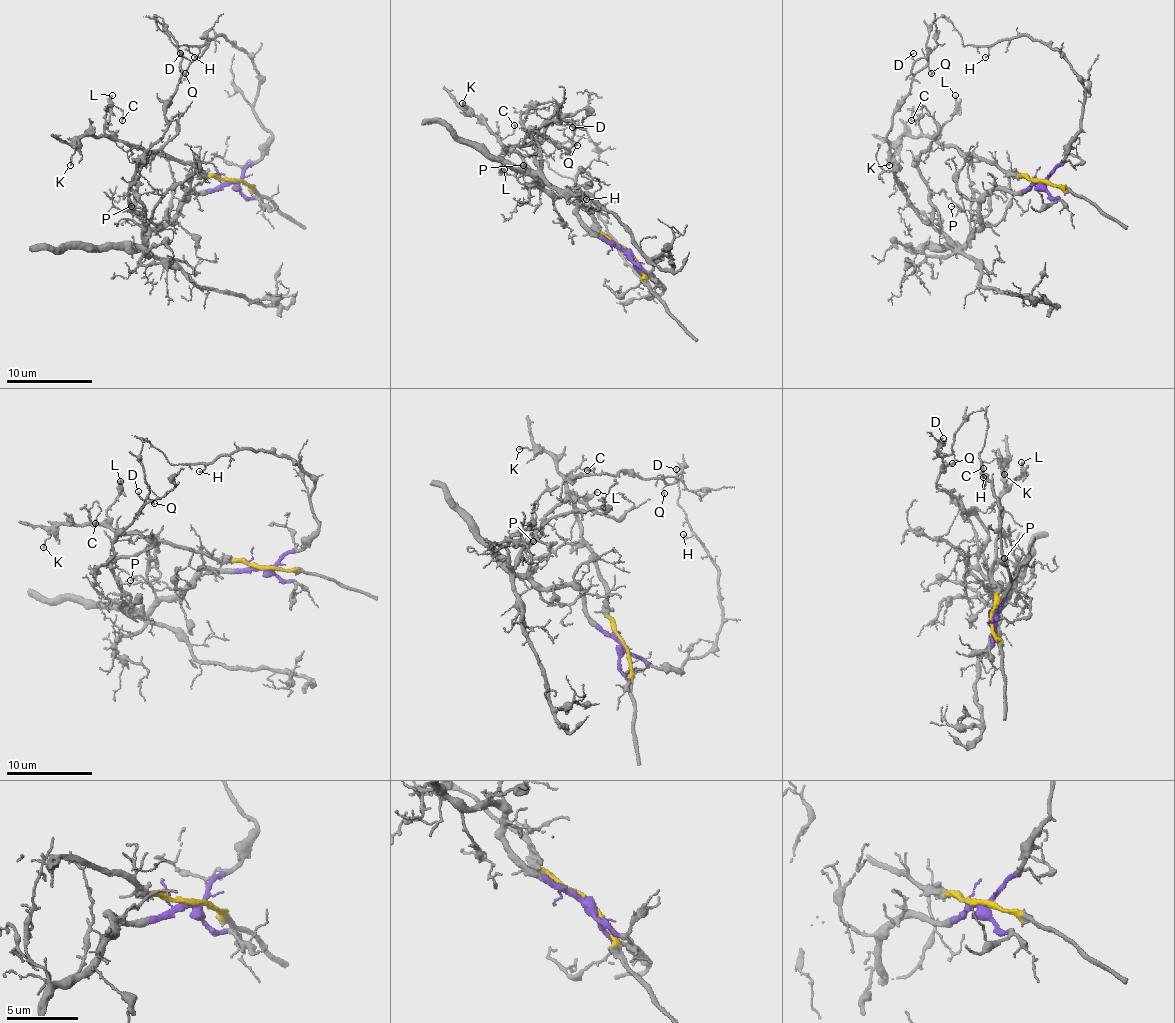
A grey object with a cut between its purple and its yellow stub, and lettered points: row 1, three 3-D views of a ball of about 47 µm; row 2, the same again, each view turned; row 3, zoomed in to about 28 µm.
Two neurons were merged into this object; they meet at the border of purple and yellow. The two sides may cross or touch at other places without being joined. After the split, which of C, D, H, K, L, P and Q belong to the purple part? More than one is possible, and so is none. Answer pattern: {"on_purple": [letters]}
{"on_purple": ["D", "H", "P", "Q"]}

